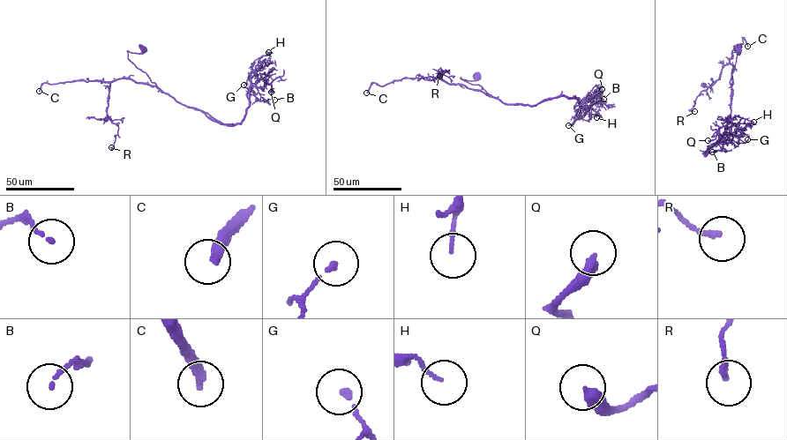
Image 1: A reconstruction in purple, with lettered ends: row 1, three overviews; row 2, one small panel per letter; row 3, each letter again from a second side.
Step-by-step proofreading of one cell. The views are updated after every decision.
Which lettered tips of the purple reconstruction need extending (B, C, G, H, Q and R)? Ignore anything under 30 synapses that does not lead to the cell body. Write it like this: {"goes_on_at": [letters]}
{"goes_on_at": ["C"]}

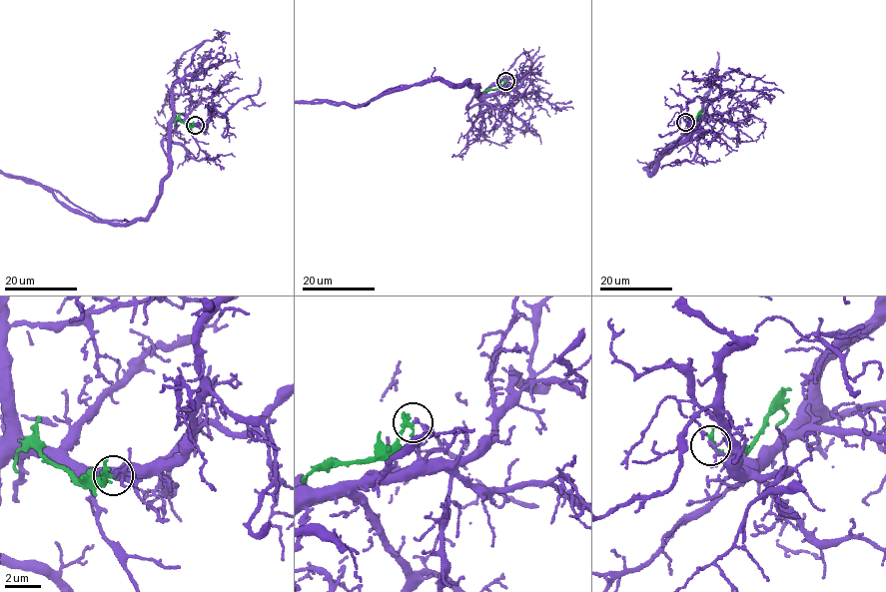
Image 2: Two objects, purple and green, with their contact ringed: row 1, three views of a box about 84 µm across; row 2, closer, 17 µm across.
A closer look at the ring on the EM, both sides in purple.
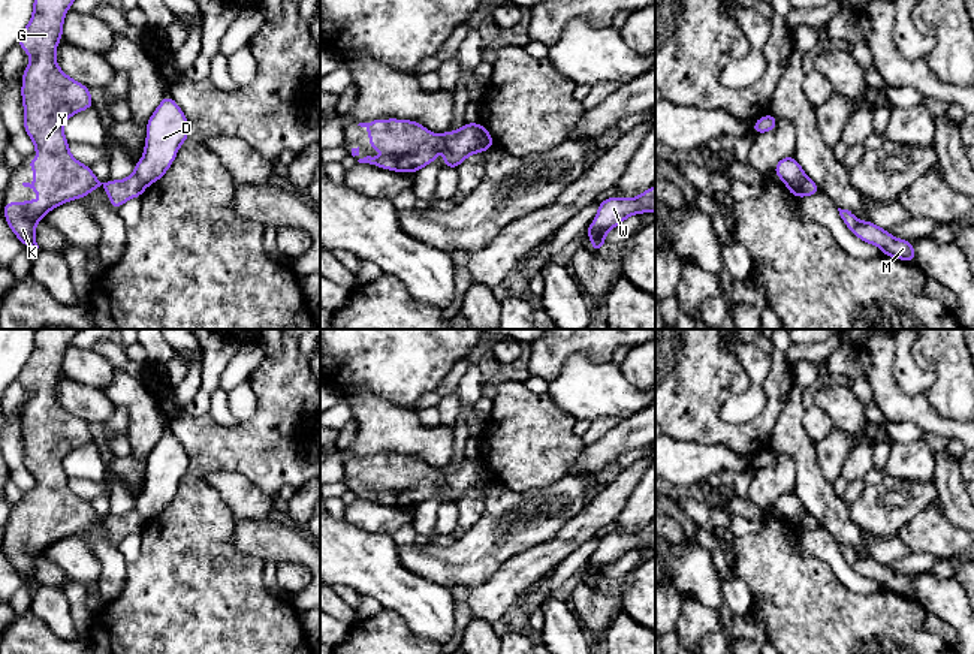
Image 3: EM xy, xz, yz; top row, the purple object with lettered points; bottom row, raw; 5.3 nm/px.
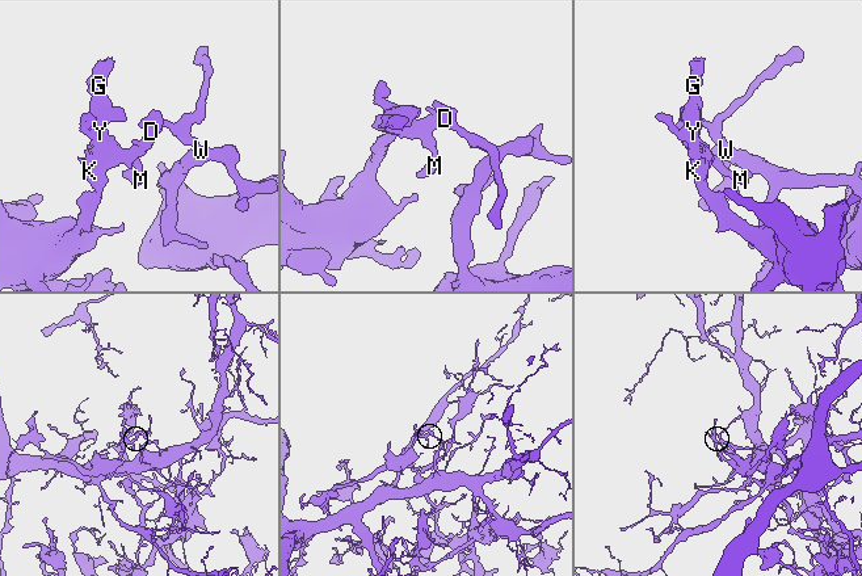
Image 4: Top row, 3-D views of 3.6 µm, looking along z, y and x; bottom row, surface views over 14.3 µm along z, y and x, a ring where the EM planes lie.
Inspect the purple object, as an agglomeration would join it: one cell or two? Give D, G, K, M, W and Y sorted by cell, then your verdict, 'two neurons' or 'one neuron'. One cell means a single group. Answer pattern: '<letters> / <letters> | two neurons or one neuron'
D W / G K M Y | two neurons

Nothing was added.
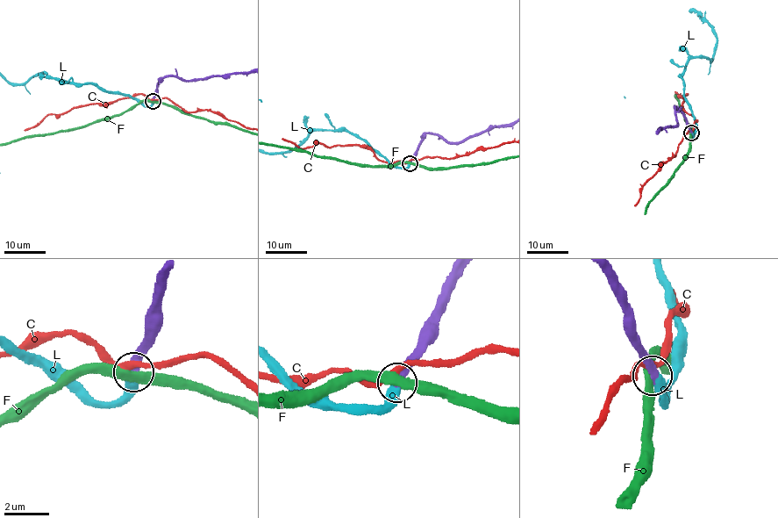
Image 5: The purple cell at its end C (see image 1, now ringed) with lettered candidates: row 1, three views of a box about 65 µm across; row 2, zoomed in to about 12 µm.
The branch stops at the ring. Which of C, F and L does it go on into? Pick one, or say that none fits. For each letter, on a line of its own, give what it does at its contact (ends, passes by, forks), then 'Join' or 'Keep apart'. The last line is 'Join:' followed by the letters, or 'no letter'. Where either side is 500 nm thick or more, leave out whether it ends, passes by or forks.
C: It passes by. Keep apart
F: It passes by. Keep apart
L: It ends there. Join
Join: L

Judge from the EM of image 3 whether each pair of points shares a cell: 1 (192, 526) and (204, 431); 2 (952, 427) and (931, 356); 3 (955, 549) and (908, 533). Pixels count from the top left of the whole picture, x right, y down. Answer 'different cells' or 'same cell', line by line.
1: different cells
2: different cells
3: same cell

